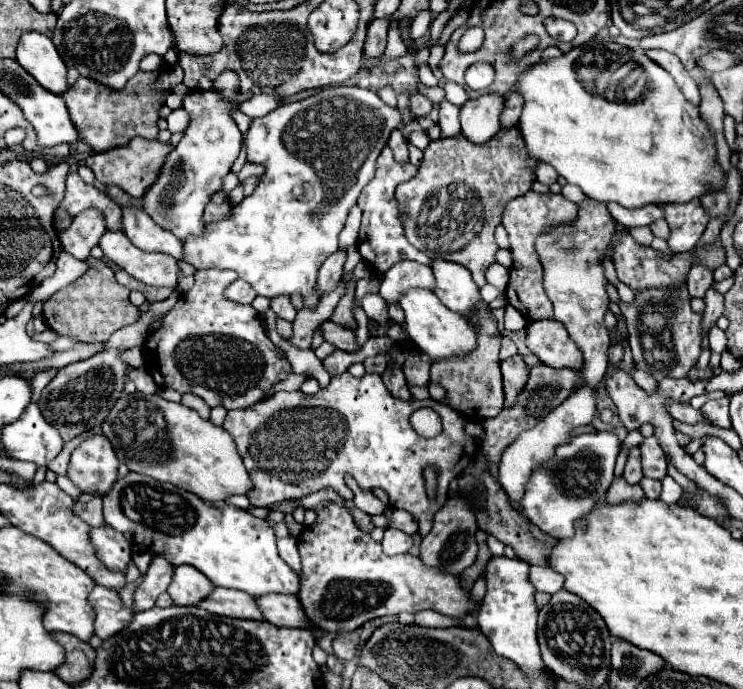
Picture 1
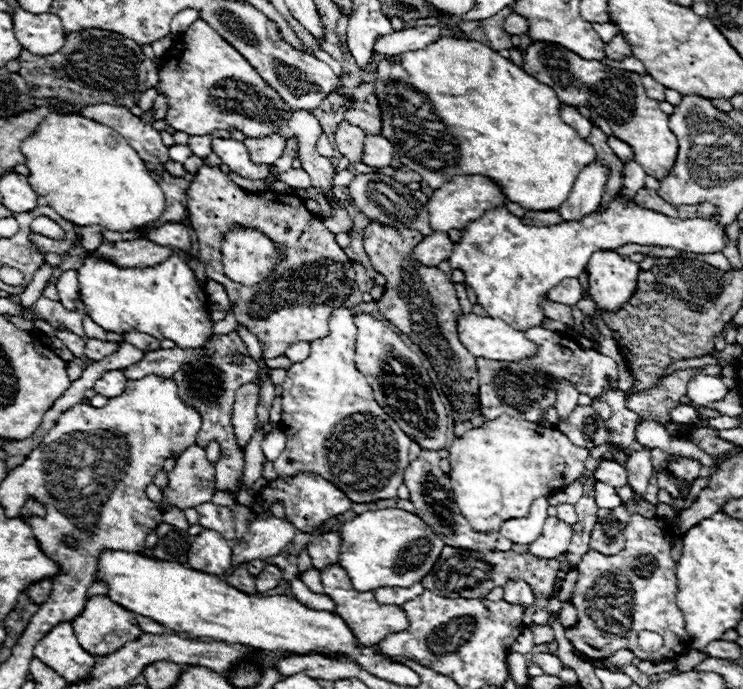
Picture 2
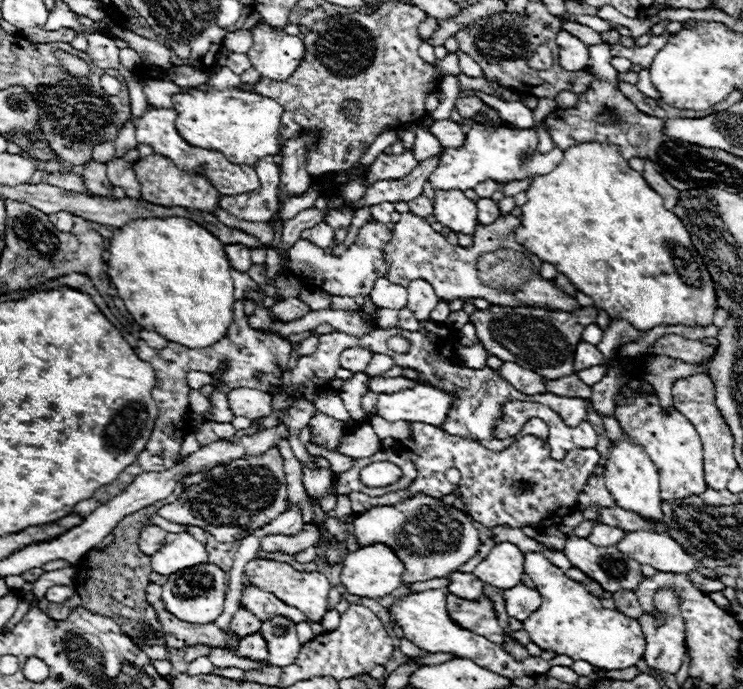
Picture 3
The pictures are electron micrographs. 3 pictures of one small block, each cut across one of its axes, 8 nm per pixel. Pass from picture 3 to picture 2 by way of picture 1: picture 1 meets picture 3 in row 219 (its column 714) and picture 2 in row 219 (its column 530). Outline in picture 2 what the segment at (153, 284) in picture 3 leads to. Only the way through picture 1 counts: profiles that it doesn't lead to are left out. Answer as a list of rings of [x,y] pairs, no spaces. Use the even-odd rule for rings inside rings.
[[[50,114],[42,120],[36,132],[24,140],[22,152],[30,168],[28,184],[40,196],[52,198],[52,208],[66,220],[78,226],[100,226],[112,232],[132,232],[158,220],[164,212],[164,194],[152,178],[146,162],[138,152],[112,128],[84,118],[80,114]]]

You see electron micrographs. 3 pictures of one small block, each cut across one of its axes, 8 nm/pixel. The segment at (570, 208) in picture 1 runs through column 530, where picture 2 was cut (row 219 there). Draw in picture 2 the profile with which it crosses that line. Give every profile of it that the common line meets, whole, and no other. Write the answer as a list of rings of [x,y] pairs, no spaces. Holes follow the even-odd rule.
[[[202,164],[186,192],[186,202],[198,244],[200,248],[206,248],[200,250],[200,258],[206,266],[208,278],[226,288],[232,314],[262,342],[262,354],[266,360],[282,356],[290,344],[312,342],[328,334],[328,316],[352,294],[356,272],[352,260],[336,244],[334,232],[322,226],[322,220],[304,206],[302,198],[278,192],[248,194],[220,168]],[[234,226],[254,226],[260,232],[266,232],[276,244],[286,246],[286,258],[278,264],[276,272],[254,288],[234,284],[222,274],[220,244],[226,230]]]

